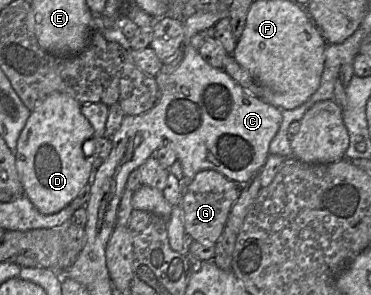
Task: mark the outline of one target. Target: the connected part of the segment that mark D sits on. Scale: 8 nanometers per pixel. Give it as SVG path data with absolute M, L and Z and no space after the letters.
M51 93L31 111L19 135L16 146L16 168L25 196L42 214L54 214L64 209L89 182L95 157L85 156L82 145L86 140L93 137L94 129L83 116L81 107L82 104L68 94Z

